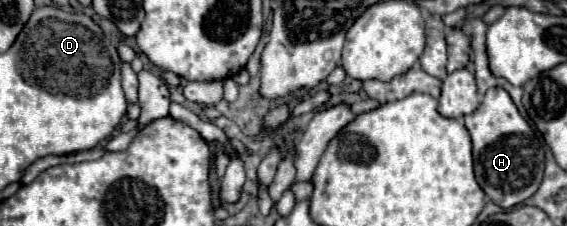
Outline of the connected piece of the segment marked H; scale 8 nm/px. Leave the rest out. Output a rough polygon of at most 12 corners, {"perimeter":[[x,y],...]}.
{"perimeter":[[503,87],[465,117],[477,183],[511,209],[539,189],[543,147]]}

